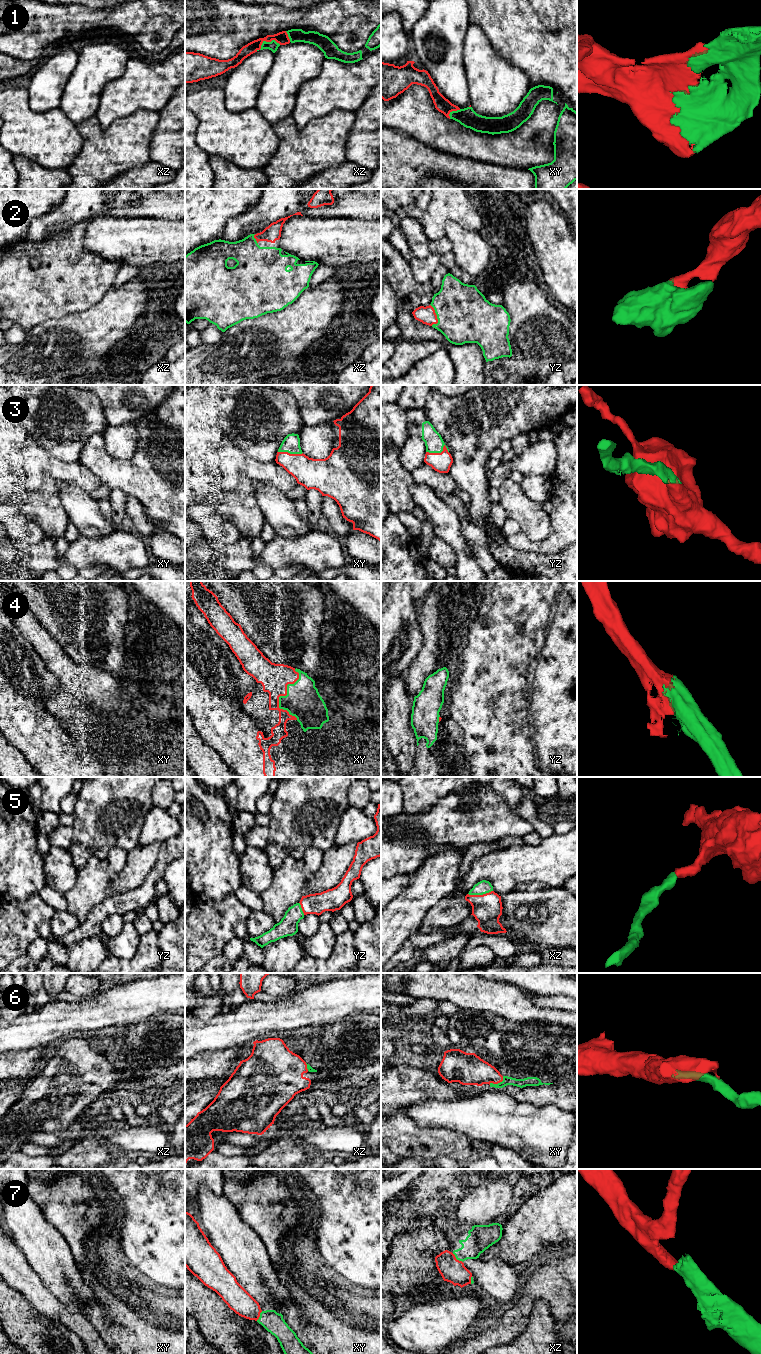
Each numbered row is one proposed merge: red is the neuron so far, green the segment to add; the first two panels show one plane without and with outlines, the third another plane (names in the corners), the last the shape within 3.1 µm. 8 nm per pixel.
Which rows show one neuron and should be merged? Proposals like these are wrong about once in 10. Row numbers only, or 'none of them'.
1, 2, 3, 4, 5, 6, 7

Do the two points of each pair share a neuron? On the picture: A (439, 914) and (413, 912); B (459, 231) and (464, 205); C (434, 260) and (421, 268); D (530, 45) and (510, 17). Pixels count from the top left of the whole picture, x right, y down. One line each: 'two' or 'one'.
A: two
B: two
C: one
D: one

